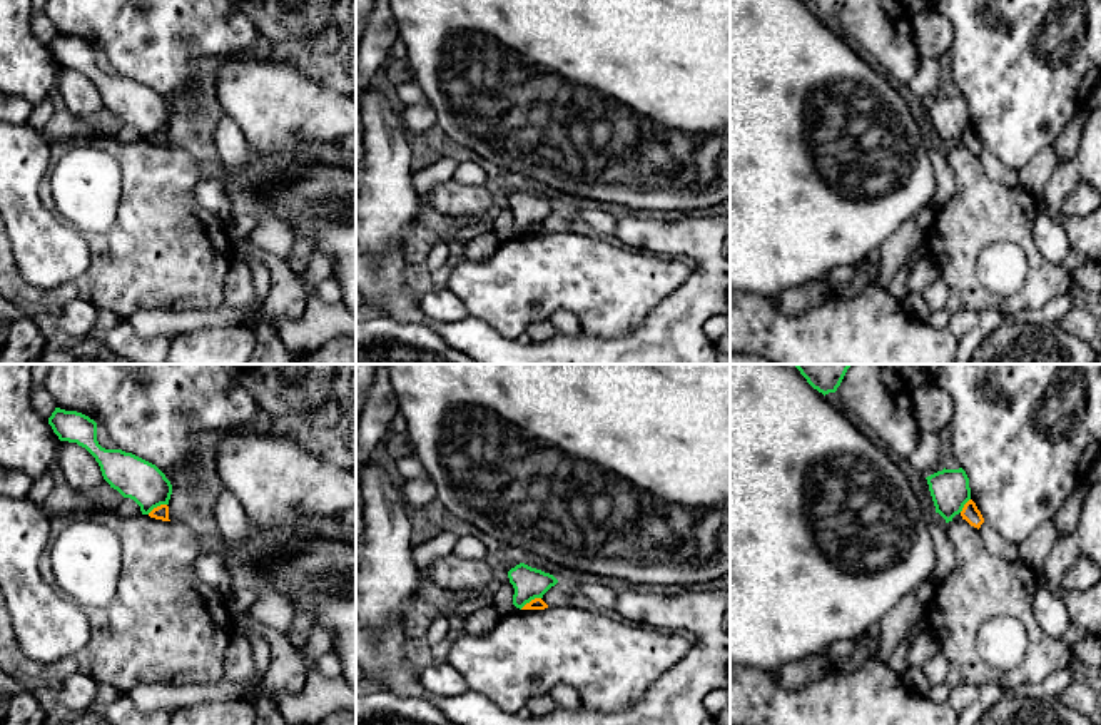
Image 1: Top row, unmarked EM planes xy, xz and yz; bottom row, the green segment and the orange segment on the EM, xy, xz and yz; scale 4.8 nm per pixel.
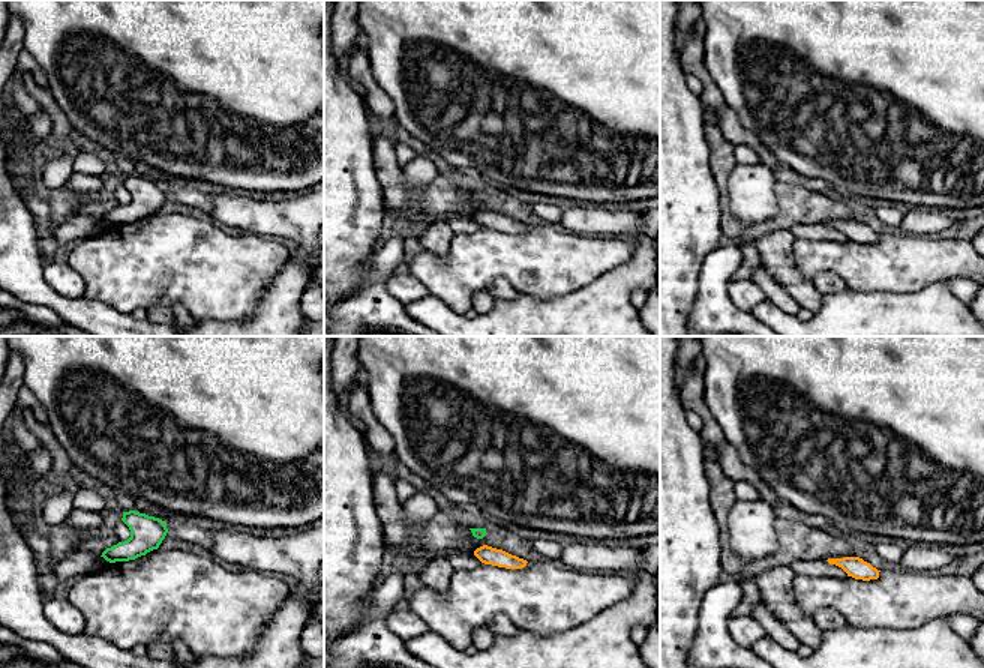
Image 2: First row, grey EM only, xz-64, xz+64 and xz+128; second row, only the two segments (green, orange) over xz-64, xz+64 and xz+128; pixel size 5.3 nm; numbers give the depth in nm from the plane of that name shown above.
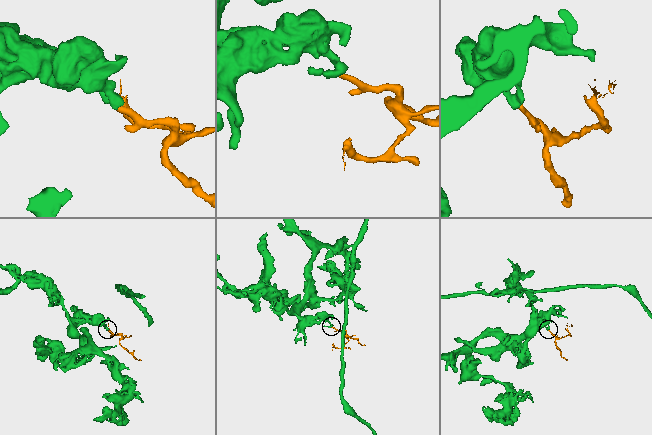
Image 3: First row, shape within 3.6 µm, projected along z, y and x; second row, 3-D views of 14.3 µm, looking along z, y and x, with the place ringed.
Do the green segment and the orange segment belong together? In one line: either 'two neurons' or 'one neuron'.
two neurons

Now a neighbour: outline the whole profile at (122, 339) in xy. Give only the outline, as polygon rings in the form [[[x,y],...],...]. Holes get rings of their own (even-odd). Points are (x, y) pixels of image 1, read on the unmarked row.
[[[120,321],[102,339],[117,356],[135,364],[165,364],[170,342],[177,334],[142,339],[127,321]]]

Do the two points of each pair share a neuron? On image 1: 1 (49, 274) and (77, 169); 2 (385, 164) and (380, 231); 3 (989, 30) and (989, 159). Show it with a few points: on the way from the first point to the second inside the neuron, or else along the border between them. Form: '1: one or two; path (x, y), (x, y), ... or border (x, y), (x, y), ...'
1: two; border (57, 216), (82, 234)
2: one; path (385, 181), (385, 214)
3: two; border (984, 146), (1014, 171)

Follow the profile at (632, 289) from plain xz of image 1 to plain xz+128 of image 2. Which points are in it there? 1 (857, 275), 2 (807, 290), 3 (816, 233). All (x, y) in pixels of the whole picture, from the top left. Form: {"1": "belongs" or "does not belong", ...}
{"1": "belongs", "2": "does not belong", "3": "does not belong"}

